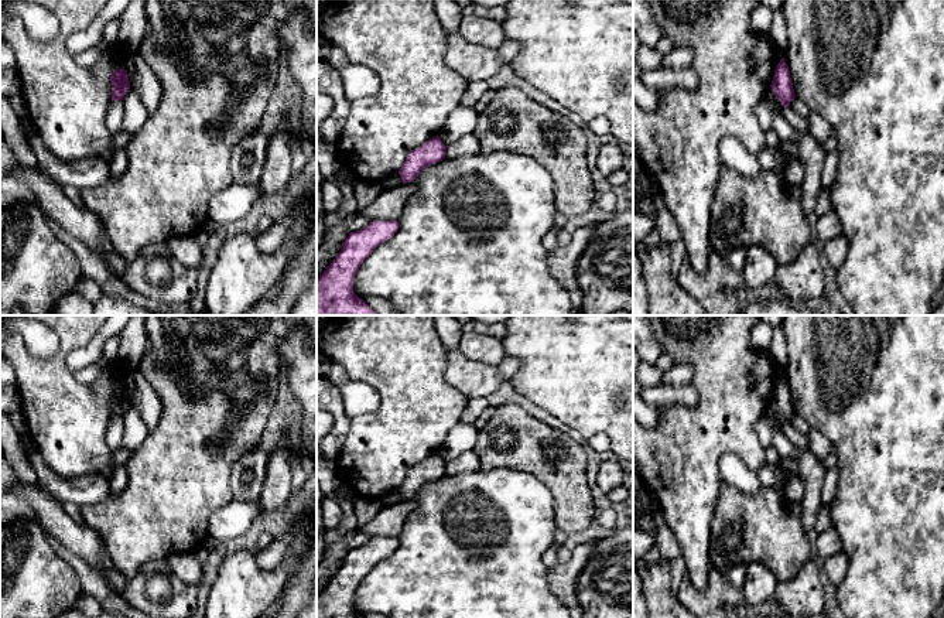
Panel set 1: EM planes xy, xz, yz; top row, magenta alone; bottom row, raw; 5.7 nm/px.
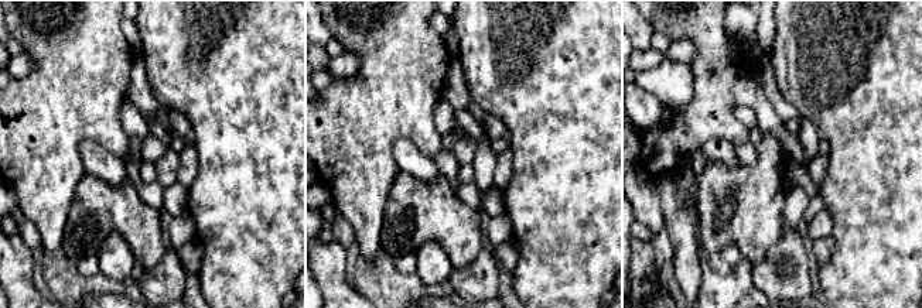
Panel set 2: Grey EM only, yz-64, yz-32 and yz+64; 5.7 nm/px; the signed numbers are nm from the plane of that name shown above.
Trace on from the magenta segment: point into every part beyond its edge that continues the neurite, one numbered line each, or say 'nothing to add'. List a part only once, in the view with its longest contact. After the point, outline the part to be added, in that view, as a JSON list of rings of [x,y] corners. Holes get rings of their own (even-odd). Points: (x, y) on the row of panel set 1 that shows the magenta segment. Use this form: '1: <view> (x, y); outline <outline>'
nothing to add

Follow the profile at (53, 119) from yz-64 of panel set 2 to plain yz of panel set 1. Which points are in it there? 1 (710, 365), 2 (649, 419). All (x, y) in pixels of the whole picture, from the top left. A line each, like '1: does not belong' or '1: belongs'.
1: belongs
2: does not belong

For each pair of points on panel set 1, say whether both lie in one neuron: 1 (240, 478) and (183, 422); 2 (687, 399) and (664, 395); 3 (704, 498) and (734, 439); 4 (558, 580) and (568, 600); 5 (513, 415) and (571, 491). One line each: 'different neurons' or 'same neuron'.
1: different neurons
2: same neuron
3: same neuron
4: same neuron
5: same neuron

